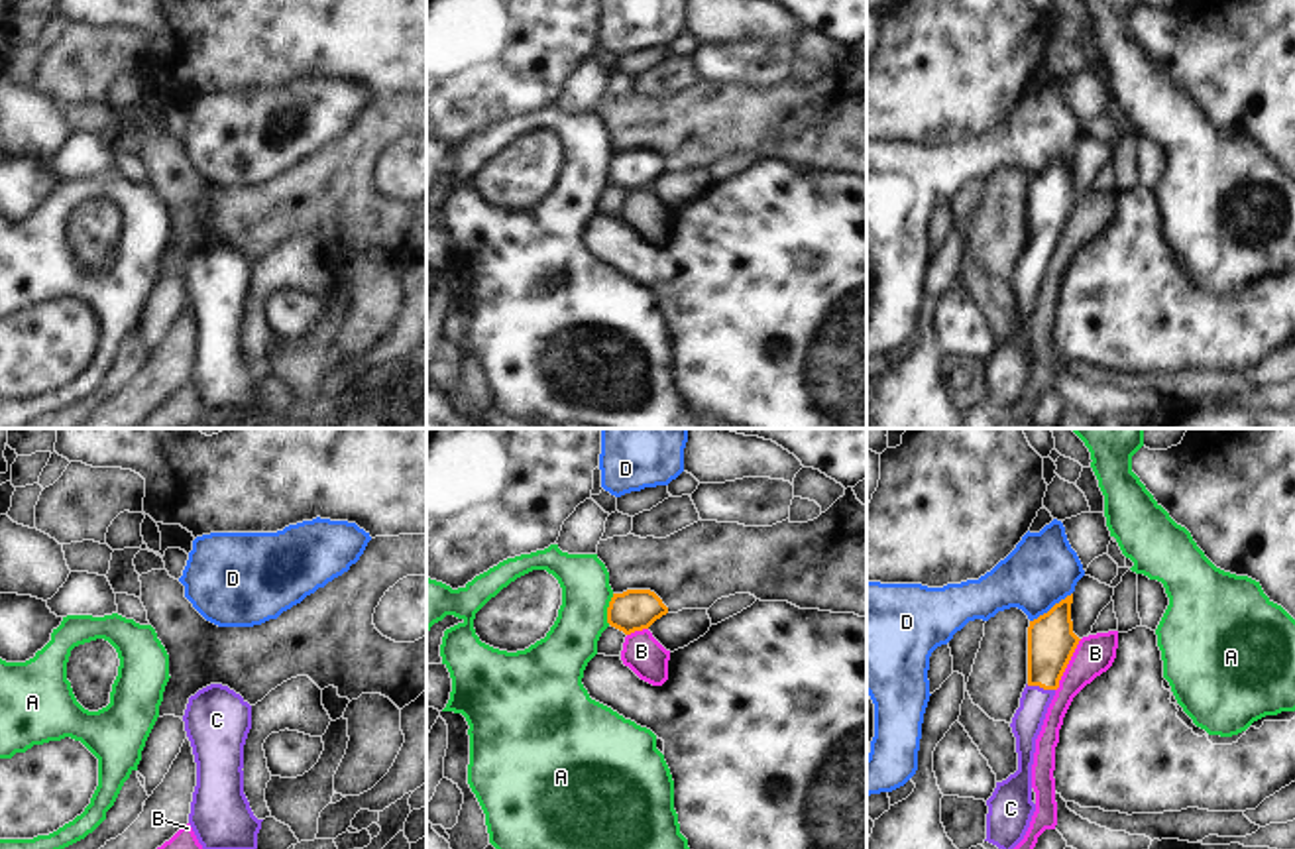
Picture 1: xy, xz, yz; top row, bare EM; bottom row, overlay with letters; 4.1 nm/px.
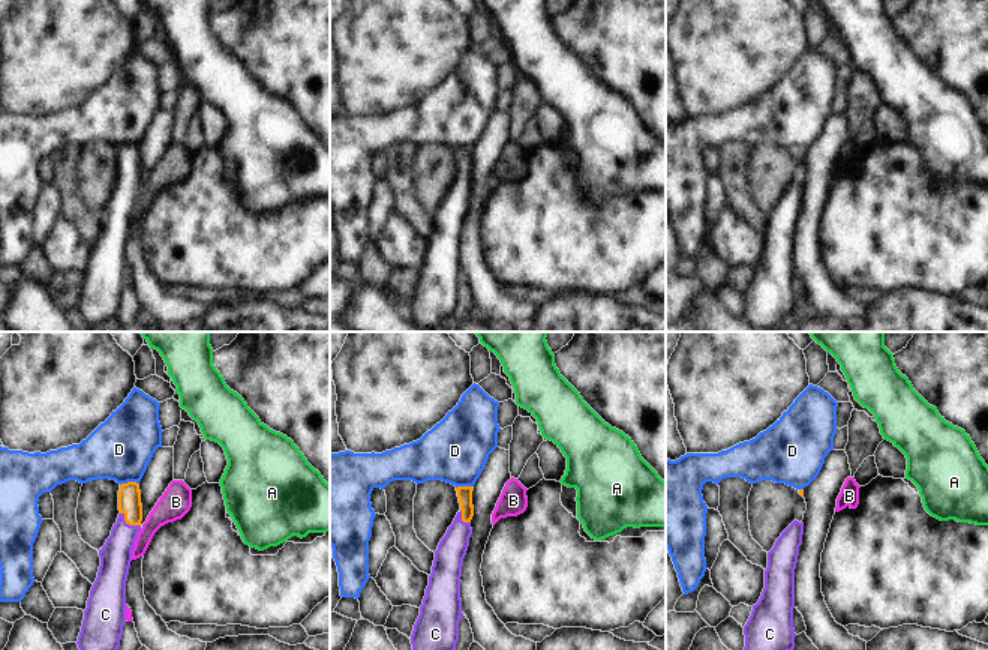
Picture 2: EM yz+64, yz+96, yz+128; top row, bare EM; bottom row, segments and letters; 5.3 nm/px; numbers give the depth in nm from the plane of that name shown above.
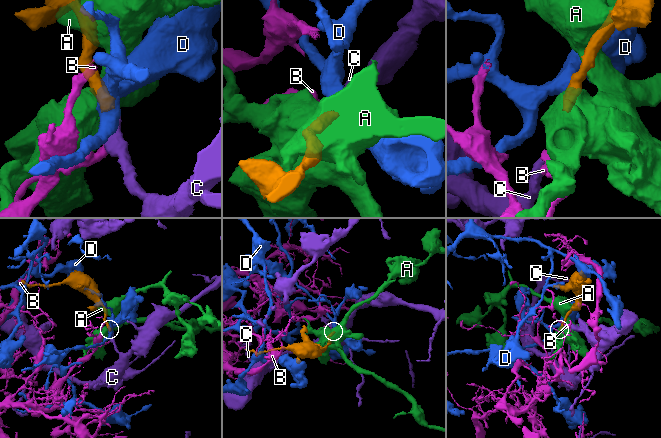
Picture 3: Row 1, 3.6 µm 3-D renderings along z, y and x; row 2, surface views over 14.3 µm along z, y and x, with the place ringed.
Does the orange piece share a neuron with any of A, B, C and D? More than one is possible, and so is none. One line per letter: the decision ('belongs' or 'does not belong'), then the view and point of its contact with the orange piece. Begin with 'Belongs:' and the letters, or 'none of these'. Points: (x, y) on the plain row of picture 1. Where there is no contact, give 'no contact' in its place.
Belongs: C
A: does not belong | xz (608, 169)
B: does not belong | yz (1068, 223)
C: belongs | yz (1040, 246)
D: does not belong | yz (1052, 168)

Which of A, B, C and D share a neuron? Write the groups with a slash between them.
A / B / C / D

